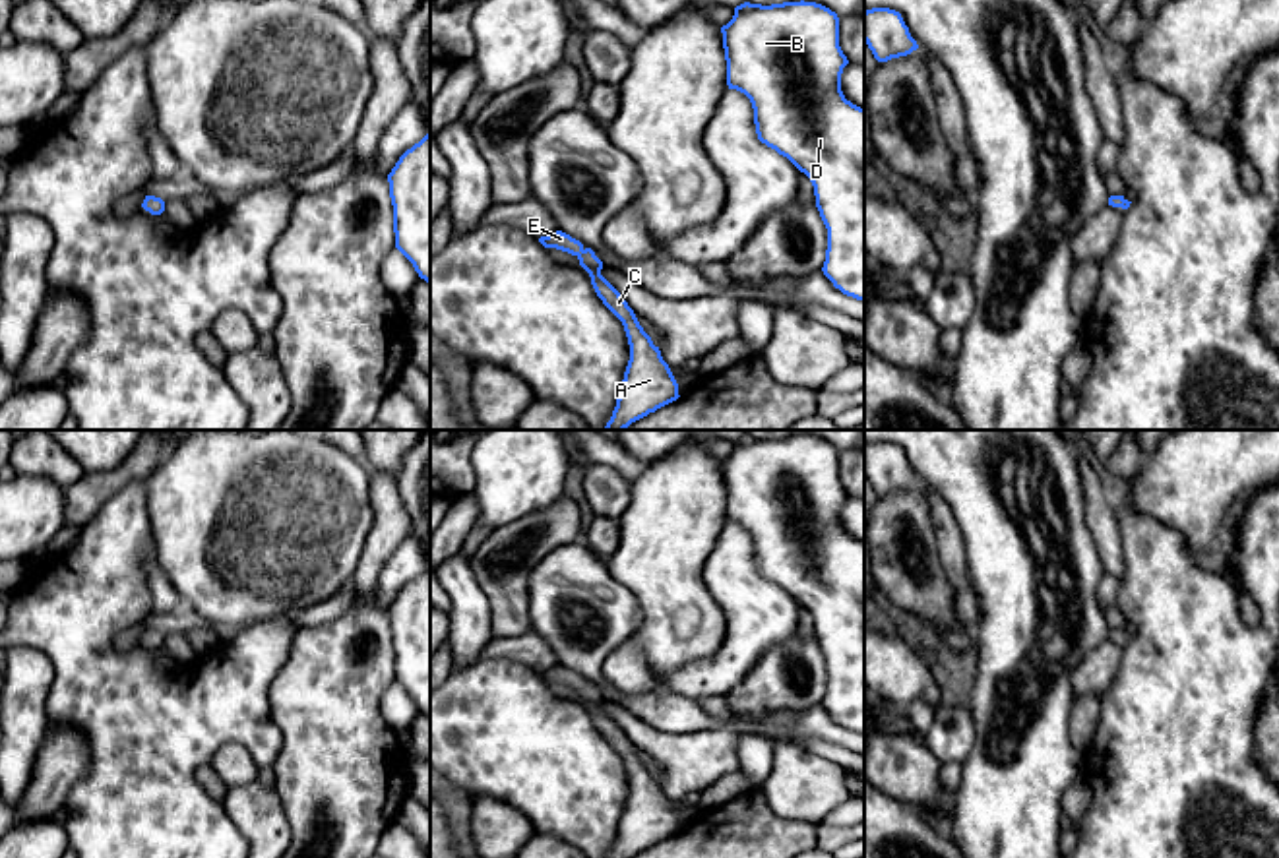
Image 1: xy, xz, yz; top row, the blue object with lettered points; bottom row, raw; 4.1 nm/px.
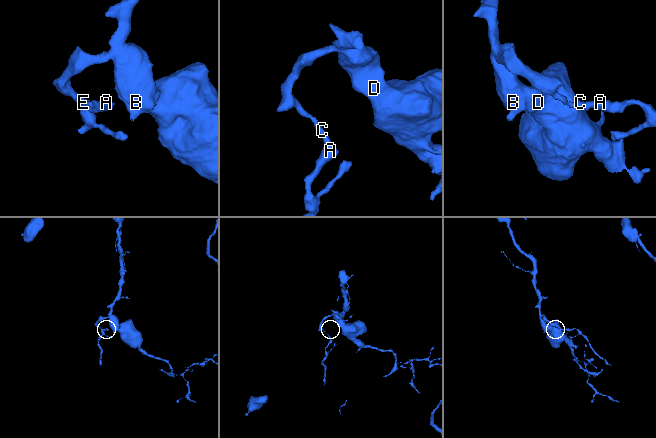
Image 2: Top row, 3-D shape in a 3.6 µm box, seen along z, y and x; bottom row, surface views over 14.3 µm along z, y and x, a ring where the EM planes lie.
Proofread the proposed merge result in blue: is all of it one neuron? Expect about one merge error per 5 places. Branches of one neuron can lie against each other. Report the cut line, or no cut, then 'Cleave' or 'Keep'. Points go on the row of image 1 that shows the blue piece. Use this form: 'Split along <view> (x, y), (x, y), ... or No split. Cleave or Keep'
No split. Keep

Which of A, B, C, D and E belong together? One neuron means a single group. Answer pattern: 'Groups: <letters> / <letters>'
Groups: A B C D E

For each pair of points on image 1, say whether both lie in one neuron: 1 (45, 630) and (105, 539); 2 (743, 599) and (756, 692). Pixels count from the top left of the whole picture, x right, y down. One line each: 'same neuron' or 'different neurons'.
1: same neuron
2: different neurons

